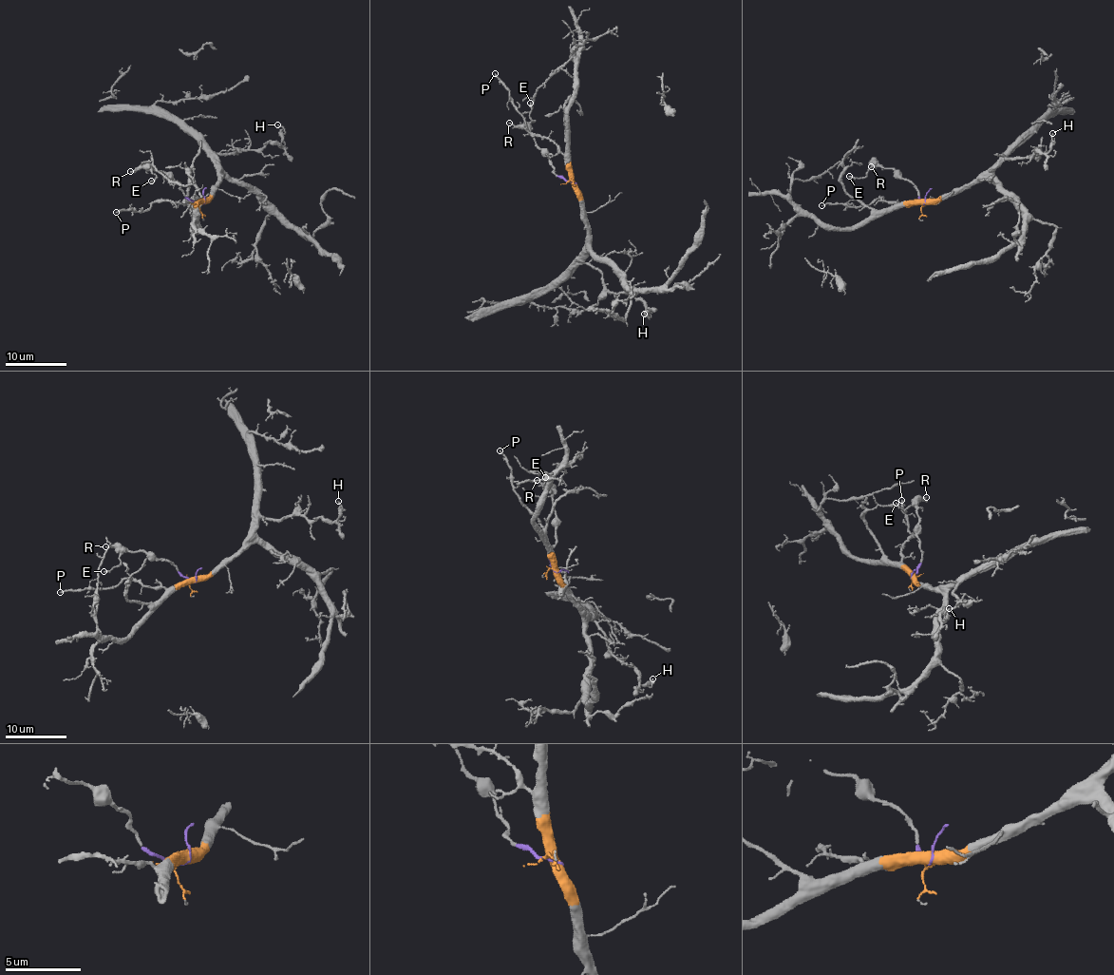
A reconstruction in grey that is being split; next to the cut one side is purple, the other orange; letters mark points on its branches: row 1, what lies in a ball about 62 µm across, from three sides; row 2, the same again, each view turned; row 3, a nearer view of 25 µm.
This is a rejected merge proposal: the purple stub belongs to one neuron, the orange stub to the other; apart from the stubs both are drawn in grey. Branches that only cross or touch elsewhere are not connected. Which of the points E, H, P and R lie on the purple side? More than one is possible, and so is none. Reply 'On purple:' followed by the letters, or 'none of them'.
On purple: E, R

